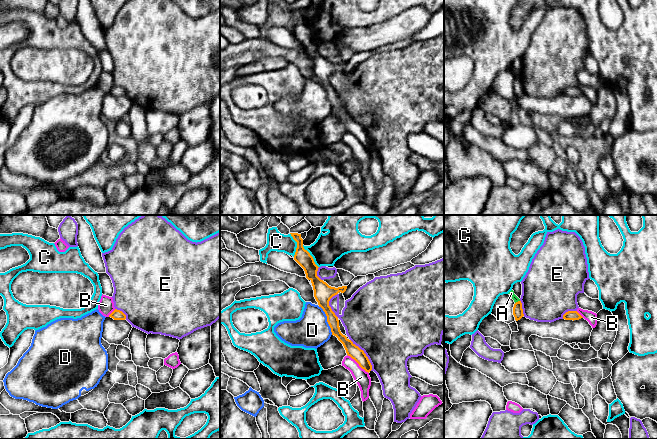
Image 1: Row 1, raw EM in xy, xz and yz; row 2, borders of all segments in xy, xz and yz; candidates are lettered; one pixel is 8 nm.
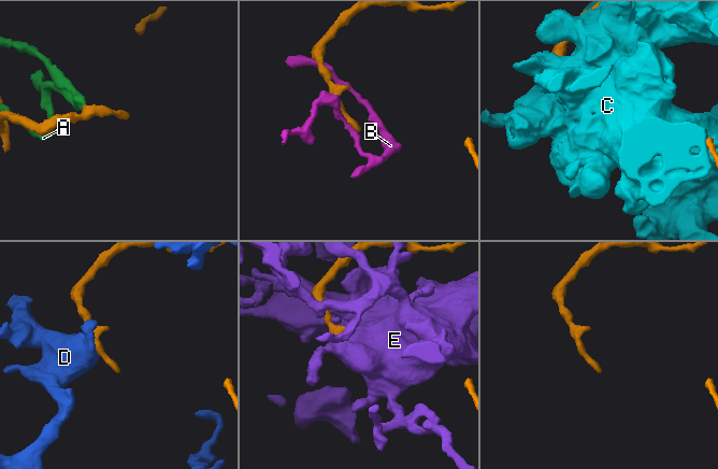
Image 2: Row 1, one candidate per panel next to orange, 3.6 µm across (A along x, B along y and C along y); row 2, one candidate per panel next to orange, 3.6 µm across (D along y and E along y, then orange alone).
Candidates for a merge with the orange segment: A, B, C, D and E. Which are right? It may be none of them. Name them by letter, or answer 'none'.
none

